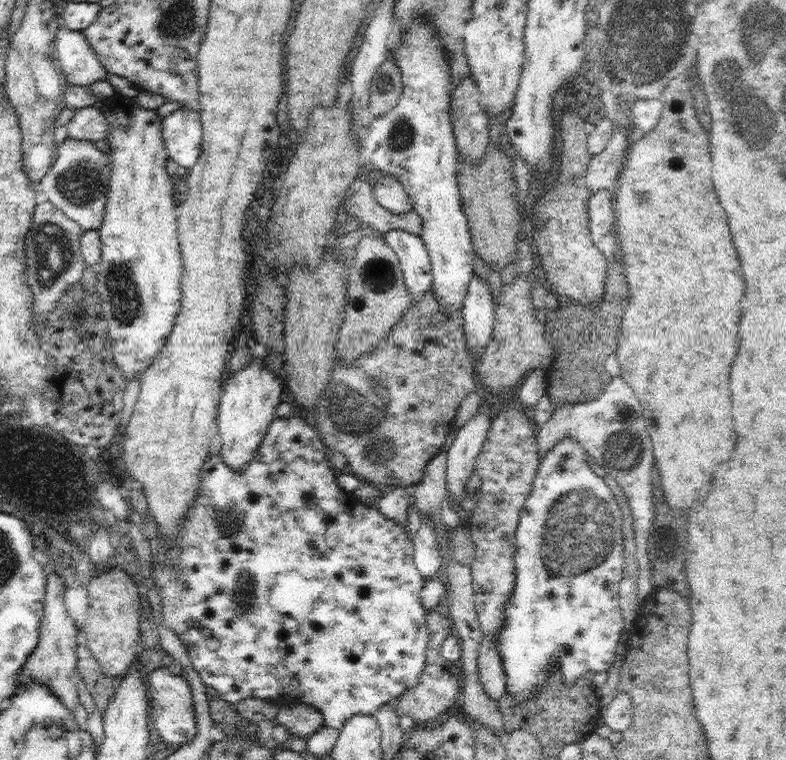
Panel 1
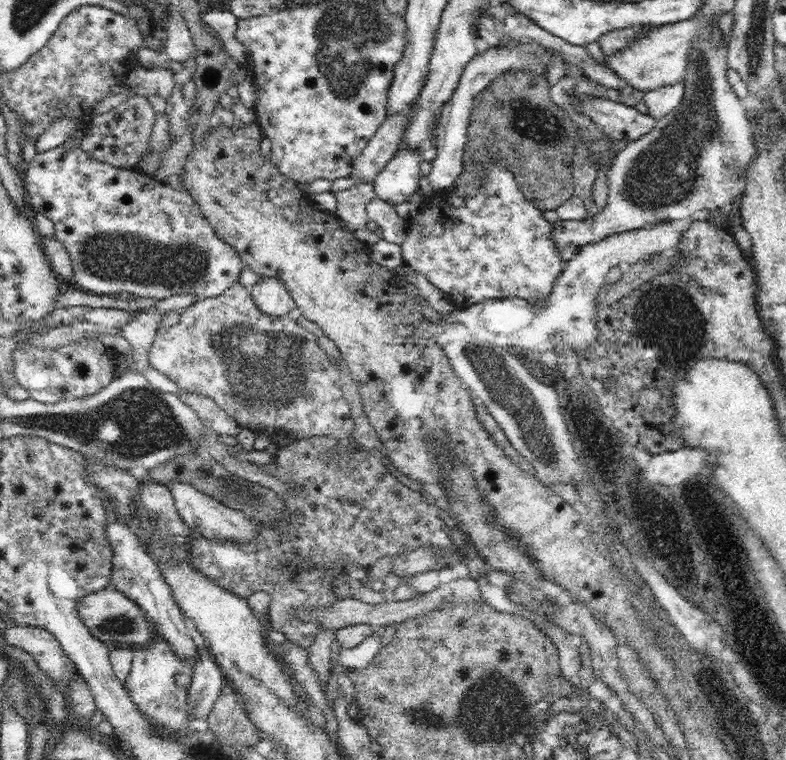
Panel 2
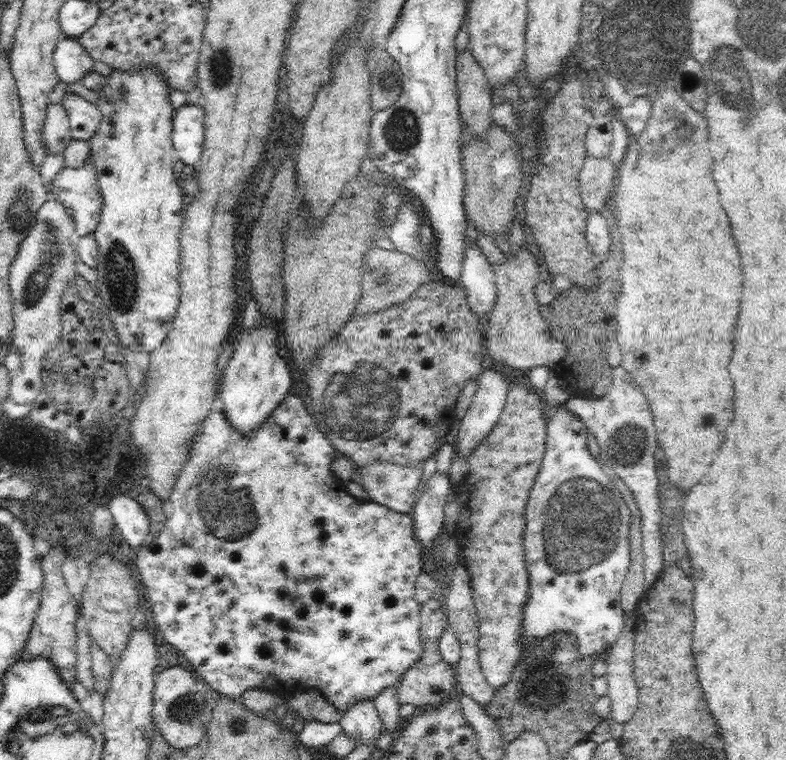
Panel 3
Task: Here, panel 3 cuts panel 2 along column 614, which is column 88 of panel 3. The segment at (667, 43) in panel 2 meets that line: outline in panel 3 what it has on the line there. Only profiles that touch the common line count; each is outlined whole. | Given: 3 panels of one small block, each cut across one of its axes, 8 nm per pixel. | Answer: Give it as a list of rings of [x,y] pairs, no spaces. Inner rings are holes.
[[[64,37],[58,41],[53,54],[55,71],[60,81],[67,84],[82,81],[94,68],[94,59],[85,51],[78,39]]]

